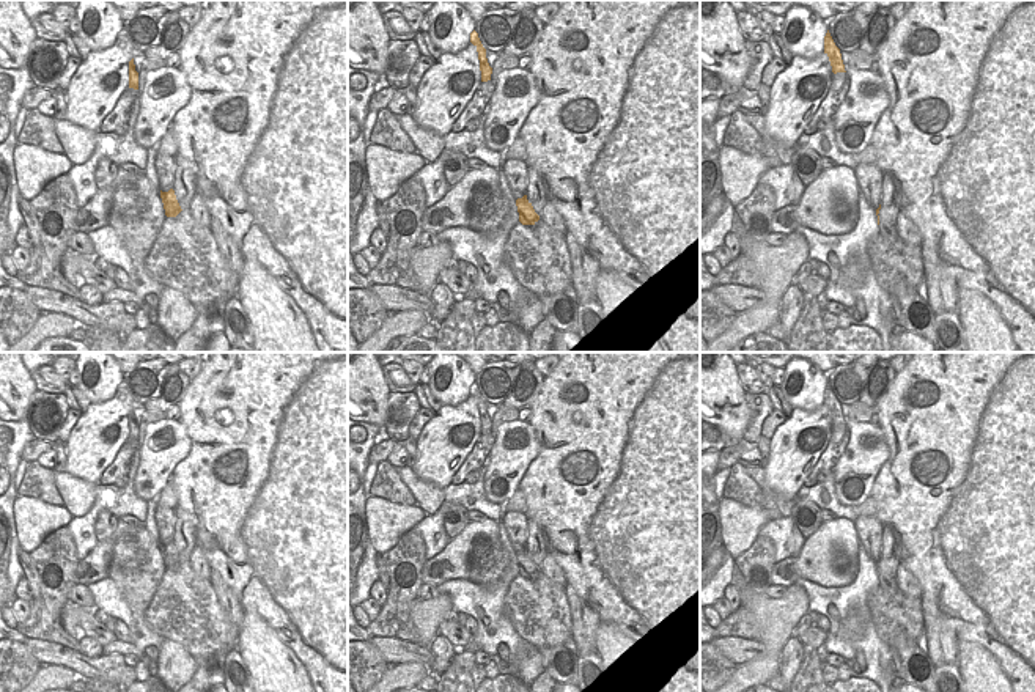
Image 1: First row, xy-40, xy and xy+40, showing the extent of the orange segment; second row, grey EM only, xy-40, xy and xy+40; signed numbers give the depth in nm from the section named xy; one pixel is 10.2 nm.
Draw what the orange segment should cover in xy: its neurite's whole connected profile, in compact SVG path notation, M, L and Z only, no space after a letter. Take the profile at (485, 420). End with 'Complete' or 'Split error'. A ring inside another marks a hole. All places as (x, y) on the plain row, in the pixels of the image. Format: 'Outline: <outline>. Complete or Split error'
Outline: M475 382L470 385L470 395L477 399L478 404L481 434L488 434L491 432L492 420L488 415L486 401L483 399L478 385Z. Complete

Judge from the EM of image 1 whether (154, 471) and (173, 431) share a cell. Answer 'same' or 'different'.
same

